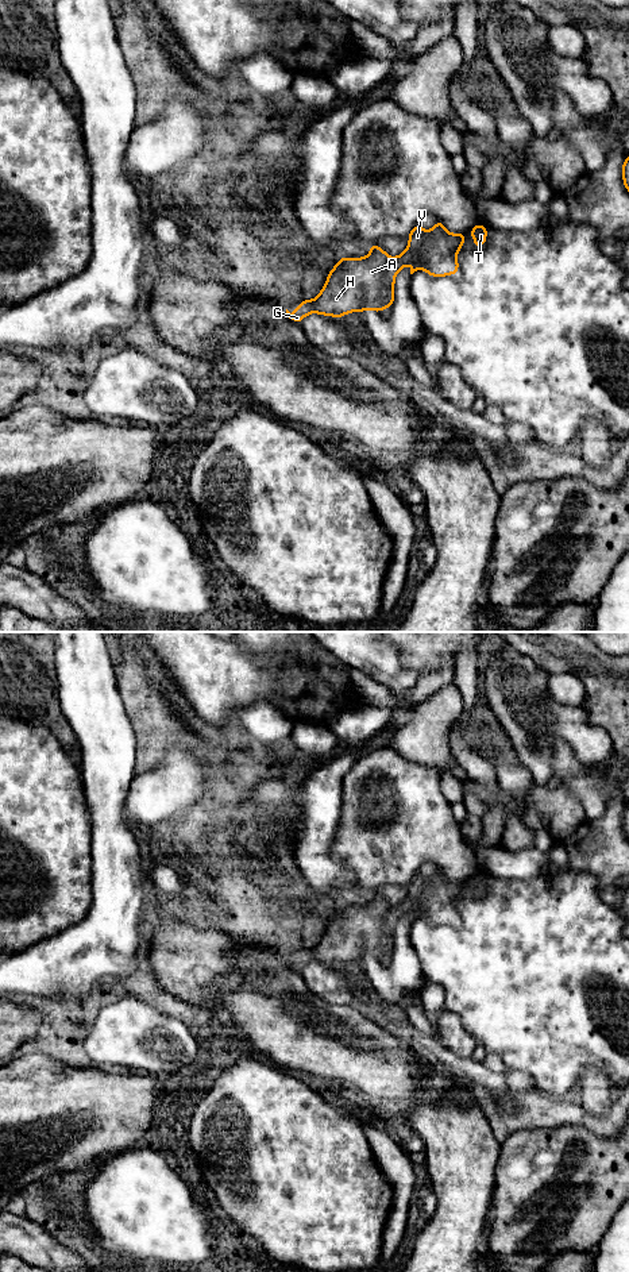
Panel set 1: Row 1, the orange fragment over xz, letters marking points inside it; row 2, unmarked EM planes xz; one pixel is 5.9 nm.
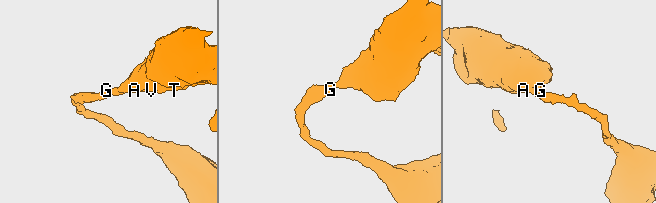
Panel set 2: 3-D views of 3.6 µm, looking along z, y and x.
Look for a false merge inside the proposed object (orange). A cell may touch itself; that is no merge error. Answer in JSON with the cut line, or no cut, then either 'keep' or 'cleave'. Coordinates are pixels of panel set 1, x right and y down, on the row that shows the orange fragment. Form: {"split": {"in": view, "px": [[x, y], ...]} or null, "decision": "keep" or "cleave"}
{"split": null, "decision": "keep"}

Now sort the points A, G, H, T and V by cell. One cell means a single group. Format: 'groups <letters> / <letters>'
groups A G H T V

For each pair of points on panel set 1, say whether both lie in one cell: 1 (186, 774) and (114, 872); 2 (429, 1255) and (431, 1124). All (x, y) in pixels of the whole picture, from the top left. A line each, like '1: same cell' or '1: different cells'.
1: different cells
2: same cell

